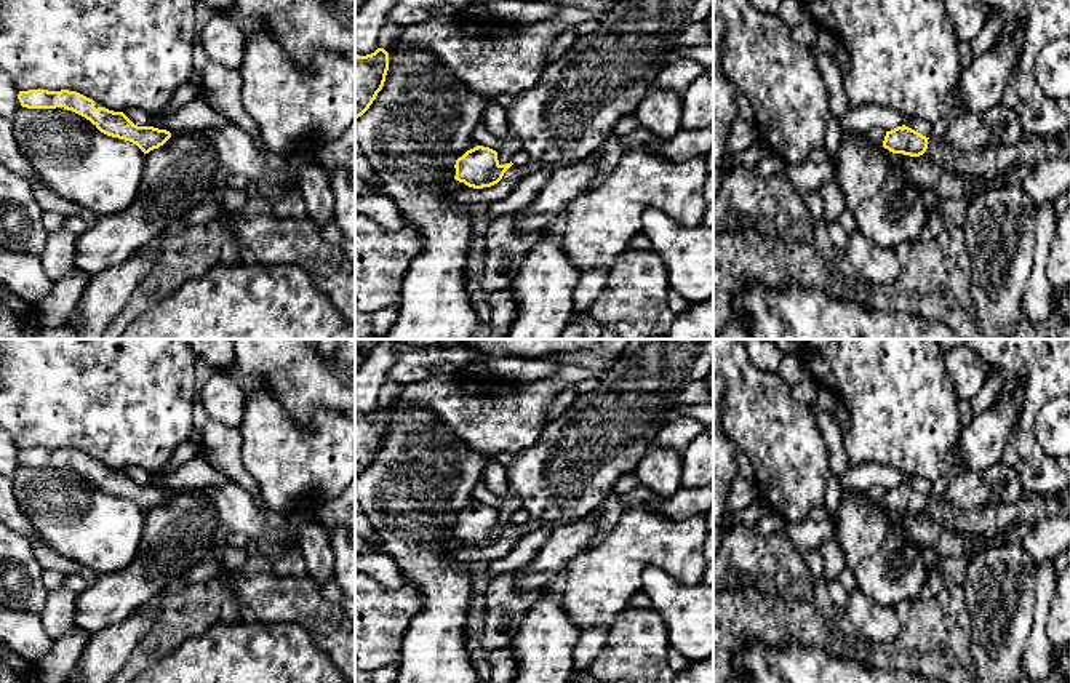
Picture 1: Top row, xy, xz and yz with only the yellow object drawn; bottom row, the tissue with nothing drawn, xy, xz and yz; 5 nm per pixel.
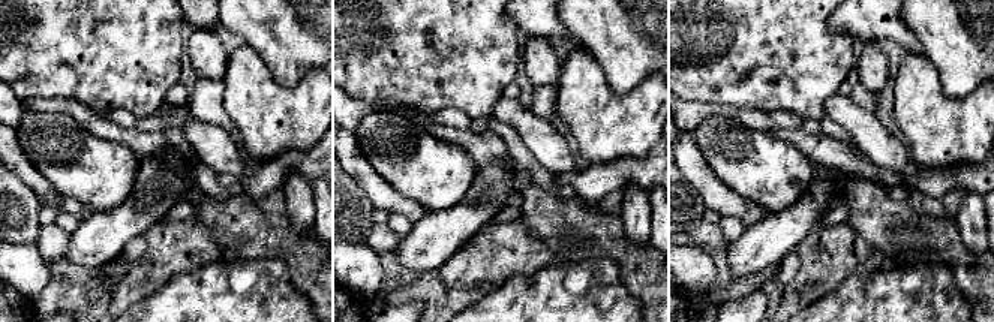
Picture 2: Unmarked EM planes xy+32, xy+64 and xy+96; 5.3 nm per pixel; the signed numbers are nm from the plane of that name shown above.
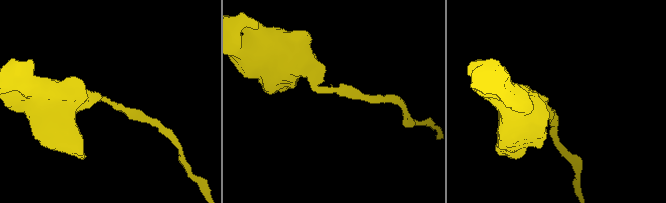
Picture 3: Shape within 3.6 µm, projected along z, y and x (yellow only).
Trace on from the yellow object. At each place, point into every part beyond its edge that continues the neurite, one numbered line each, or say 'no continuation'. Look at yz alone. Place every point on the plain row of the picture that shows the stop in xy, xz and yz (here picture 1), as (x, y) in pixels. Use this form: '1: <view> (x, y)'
no continuation

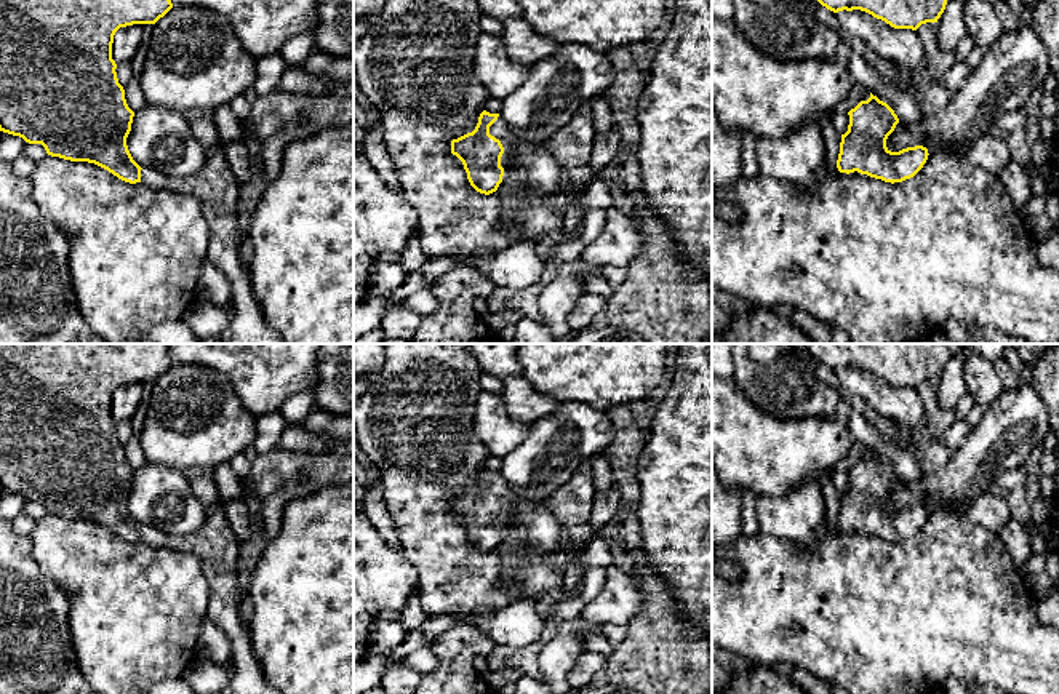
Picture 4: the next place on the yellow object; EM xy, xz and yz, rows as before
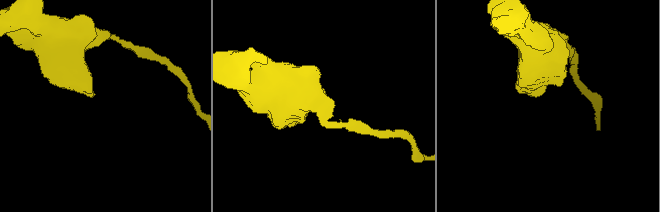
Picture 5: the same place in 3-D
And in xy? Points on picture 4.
1: xy (215, 544)

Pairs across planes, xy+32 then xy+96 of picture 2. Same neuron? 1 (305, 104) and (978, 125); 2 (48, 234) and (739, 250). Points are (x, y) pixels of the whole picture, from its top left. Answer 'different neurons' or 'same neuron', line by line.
1: same neuron
2: different neurons

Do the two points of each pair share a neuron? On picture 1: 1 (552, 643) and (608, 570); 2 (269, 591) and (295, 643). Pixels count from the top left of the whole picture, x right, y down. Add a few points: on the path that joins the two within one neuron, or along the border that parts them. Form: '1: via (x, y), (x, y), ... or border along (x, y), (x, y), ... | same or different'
1: border along (562, 602), (568, 618), (581, 631) | different
2: border along (272, 624), (298, 623), (315, 645) | different

